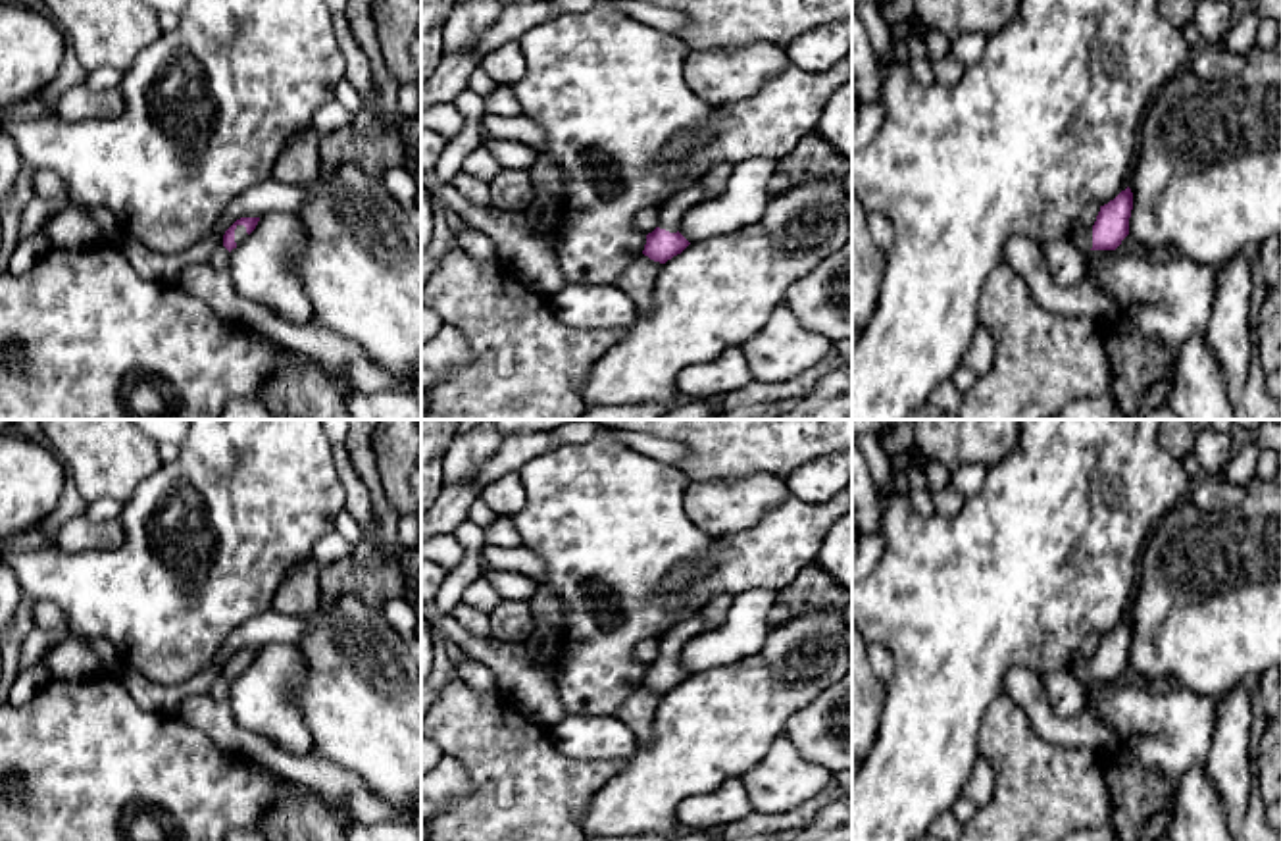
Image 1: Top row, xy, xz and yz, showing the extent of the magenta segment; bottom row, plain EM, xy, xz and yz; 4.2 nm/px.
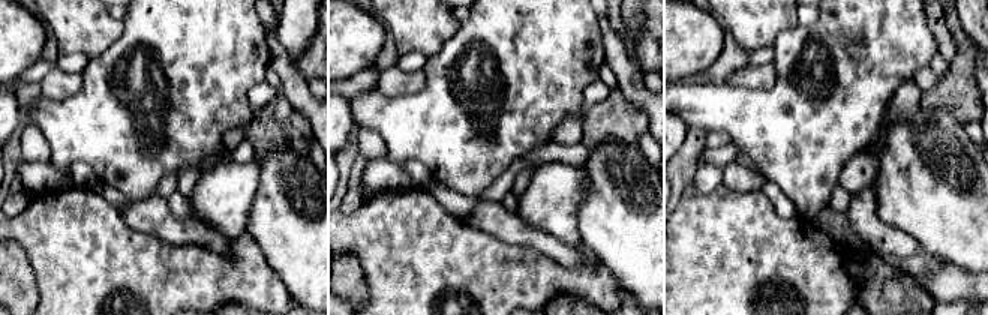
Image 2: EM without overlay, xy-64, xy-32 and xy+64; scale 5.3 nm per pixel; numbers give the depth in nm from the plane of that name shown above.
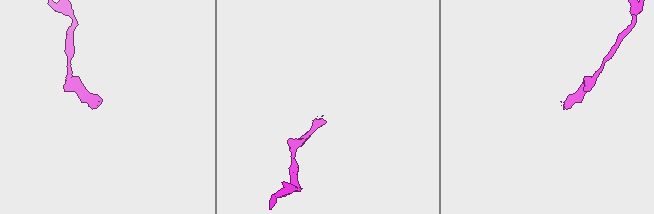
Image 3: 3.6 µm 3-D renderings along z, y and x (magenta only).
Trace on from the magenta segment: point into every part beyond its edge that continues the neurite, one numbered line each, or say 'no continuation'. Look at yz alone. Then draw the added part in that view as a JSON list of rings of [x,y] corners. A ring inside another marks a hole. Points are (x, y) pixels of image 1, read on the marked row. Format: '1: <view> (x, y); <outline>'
1: yz (1081, 237); [[[1079,221],[1066,237],[1073,246],[1091,252],[1093,248],[1093,227],[1083,227]]]

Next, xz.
1: xz (672, 210); [[[702,179],[692,183],[691,187],[677,191],[669,200],[666,200],[658,208],[660,216],[658,227],[669,233],[677,233],[685,212],[700,204],[702,198],[704,198]]]

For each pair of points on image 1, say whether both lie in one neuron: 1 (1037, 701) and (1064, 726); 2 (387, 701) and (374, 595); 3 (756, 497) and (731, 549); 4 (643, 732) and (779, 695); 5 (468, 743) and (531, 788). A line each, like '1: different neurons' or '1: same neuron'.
1: same neuron
2: different neurons
3: different neurons
4: different neurons
5: same neuron

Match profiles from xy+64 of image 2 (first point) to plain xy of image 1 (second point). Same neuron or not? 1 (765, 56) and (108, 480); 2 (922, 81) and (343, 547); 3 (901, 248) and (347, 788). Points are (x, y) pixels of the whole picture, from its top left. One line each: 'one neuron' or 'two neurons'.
1: two neurons
2: one neuron
3: two neurons

